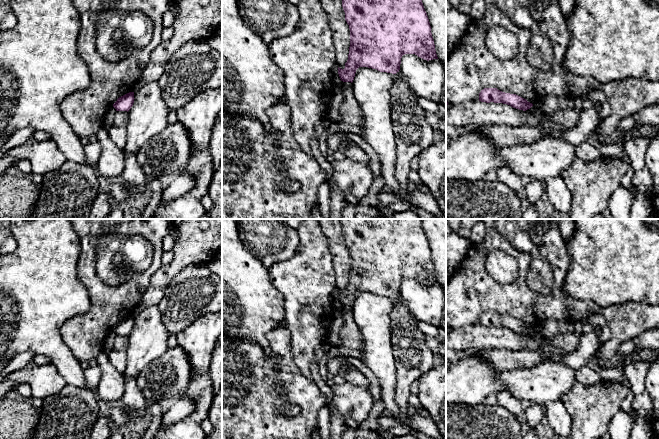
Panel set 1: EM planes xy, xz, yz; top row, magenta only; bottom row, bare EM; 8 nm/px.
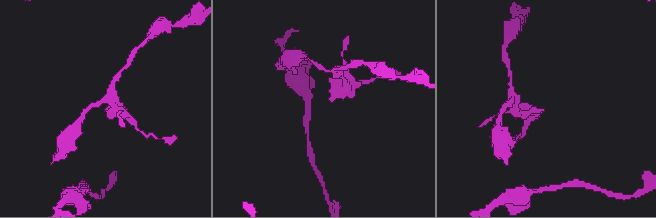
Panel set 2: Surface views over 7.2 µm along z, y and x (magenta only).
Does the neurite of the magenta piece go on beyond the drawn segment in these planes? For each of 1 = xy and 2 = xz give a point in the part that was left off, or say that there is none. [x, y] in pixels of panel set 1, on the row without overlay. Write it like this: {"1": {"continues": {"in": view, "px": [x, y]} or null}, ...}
{"1": {"continues": null}, "2": {"continues": null}}

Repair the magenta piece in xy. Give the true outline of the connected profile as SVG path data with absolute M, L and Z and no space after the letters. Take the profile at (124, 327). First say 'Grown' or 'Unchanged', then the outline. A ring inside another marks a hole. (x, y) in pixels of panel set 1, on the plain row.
Unchanged. M129 316L117 323L113 328L116 335L129 335L134 327L134 316Z

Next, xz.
Unchanged. M340 219L340 221L345 244L350 253L348 284L344 293L338 291L341 305L352 307L359 291L396 298L400 294L401 282L405 278L415 278L427 285L438 283L430 246L422 227L423 219Z

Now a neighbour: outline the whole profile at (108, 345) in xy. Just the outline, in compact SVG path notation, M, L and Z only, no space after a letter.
M111 330L109 332L107 338L105 339L105 342L103 345L104 352L109 352L109 351L113 350L115 336L116 336L116 333L113 330Z

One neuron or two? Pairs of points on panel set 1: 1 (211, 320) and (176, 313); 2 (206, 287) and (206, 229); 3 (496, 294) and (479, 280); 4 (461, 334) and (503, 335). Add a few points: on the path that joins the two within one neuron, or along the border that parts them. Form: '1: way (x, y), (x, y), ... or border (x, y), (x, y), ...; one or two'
1: border (211, 312), (199, 316), (180, 331); two
2: border (205, 263), (192, 263), (182, 269); two
3: way (492, 293), (483, 284); one
4: way (471, 335), (493, 335); one

